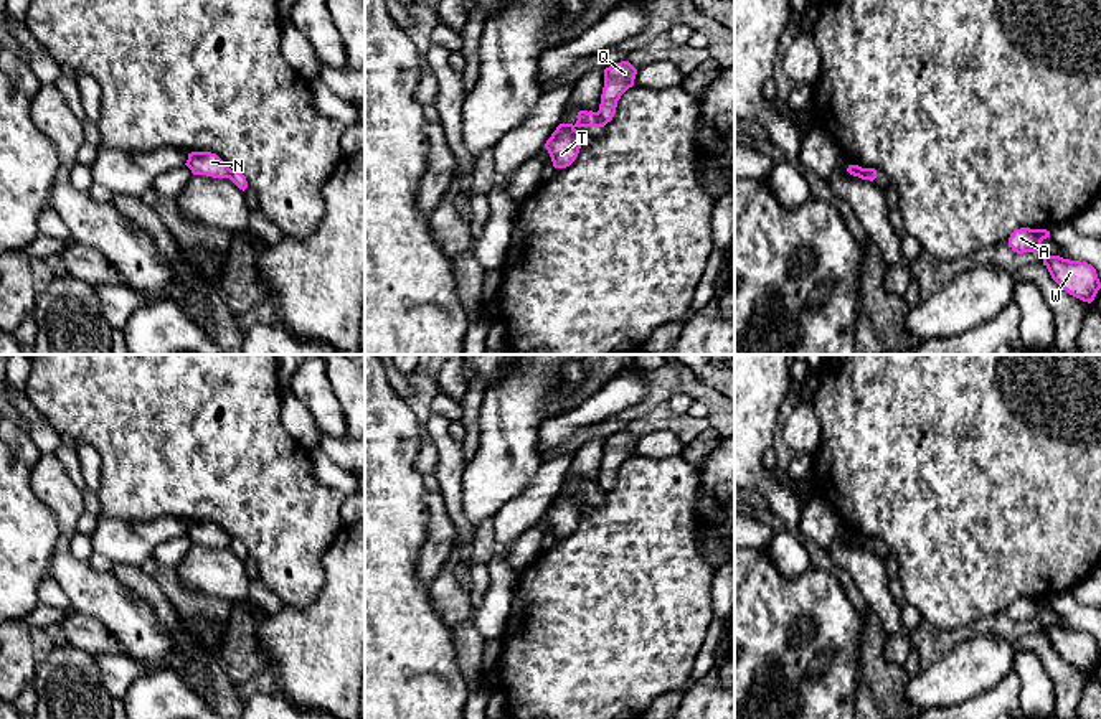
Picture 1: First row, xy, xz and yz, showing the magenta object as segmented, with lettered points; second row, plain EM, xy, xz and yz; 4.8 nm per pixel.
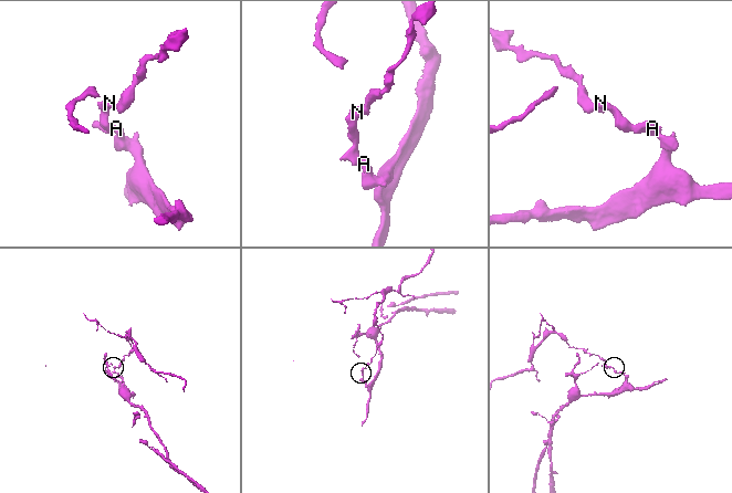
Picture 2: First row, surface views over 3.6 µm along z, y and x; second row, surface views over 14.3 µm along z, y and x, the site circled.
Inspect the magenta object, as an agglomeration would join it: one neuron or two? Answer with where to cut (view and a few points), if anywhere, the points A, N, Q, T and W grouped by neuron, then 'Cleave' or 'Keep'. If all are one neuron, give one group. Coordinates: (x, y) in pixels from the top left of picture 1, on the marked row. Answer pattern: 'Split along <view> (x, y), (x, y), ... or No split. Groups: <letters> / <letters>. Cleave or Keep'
Split along xz (596, 112), (604, 124). Groups: A N T W / Q. Cleave

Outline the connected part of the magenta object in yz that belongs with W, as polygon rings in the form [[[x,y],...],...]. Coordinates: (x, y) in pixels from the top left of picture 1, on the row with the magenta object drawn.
[[[1043,256],[1043,266],[1063,290],[1083,302],[1091,303],[1101,289],[1096,269],[1088,262]]]

